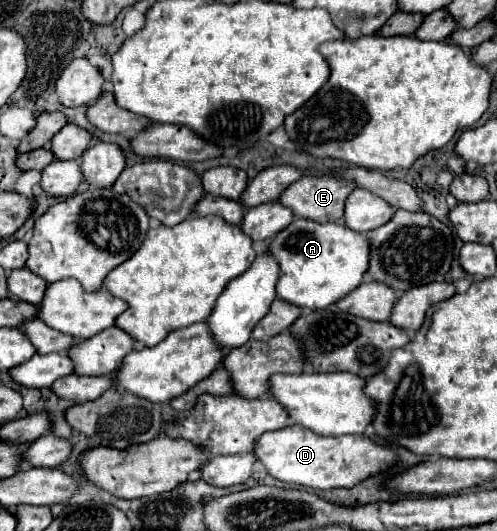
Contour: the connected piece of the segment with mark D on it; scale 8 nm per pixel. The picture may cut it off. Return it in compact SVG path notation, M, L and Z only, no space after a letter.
M298 424L262 434L256 440L256 456L274 478L318 490L352 488L370 476L386 472L398 462L398 456L388 446L376 444L364 434L316 436Z

